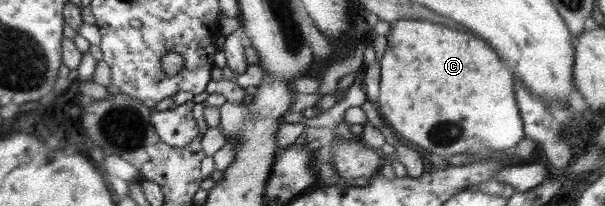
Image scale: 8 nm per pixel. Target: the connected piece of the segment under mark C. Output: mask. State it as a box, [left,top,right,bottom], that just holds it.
[376,20,525,158]

